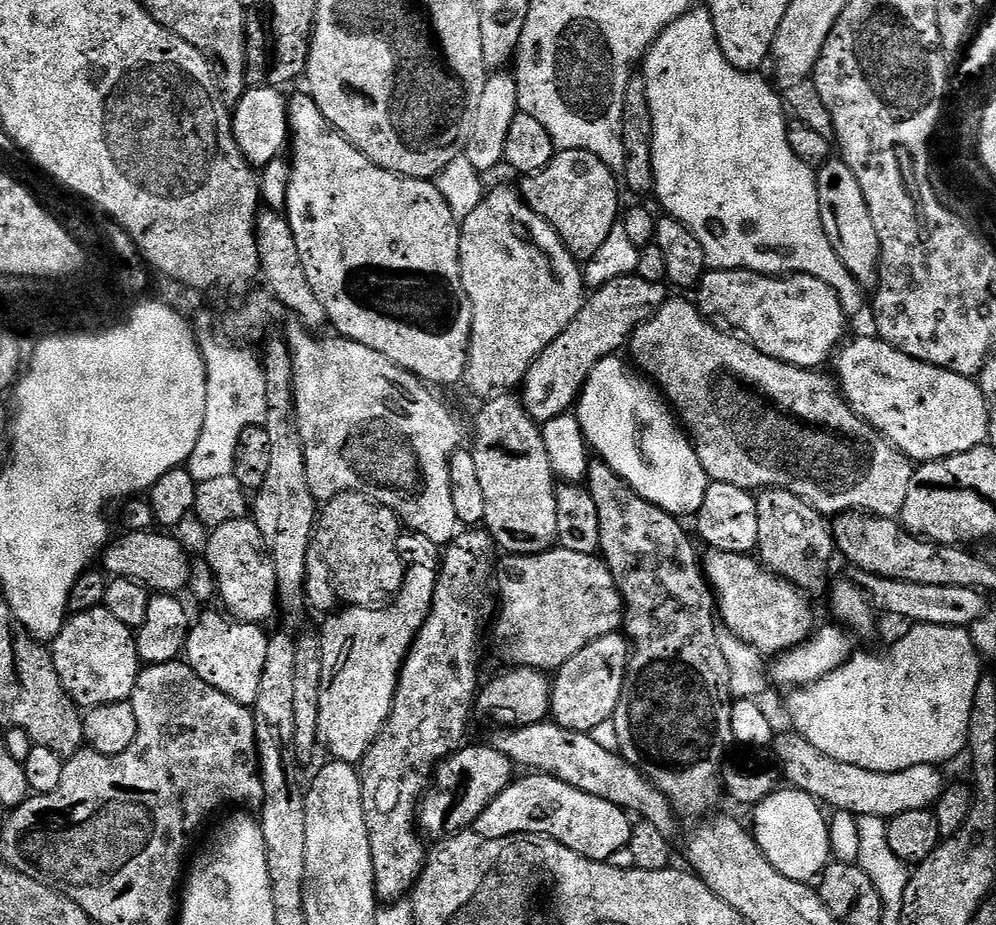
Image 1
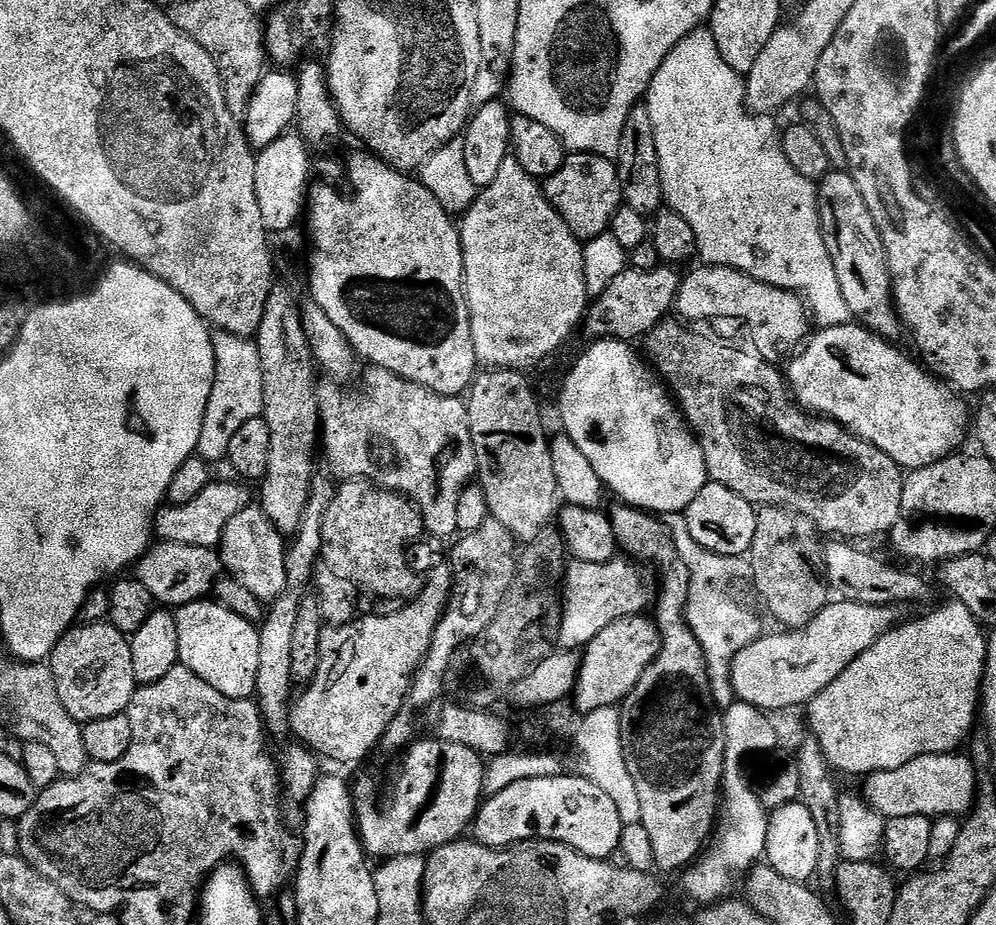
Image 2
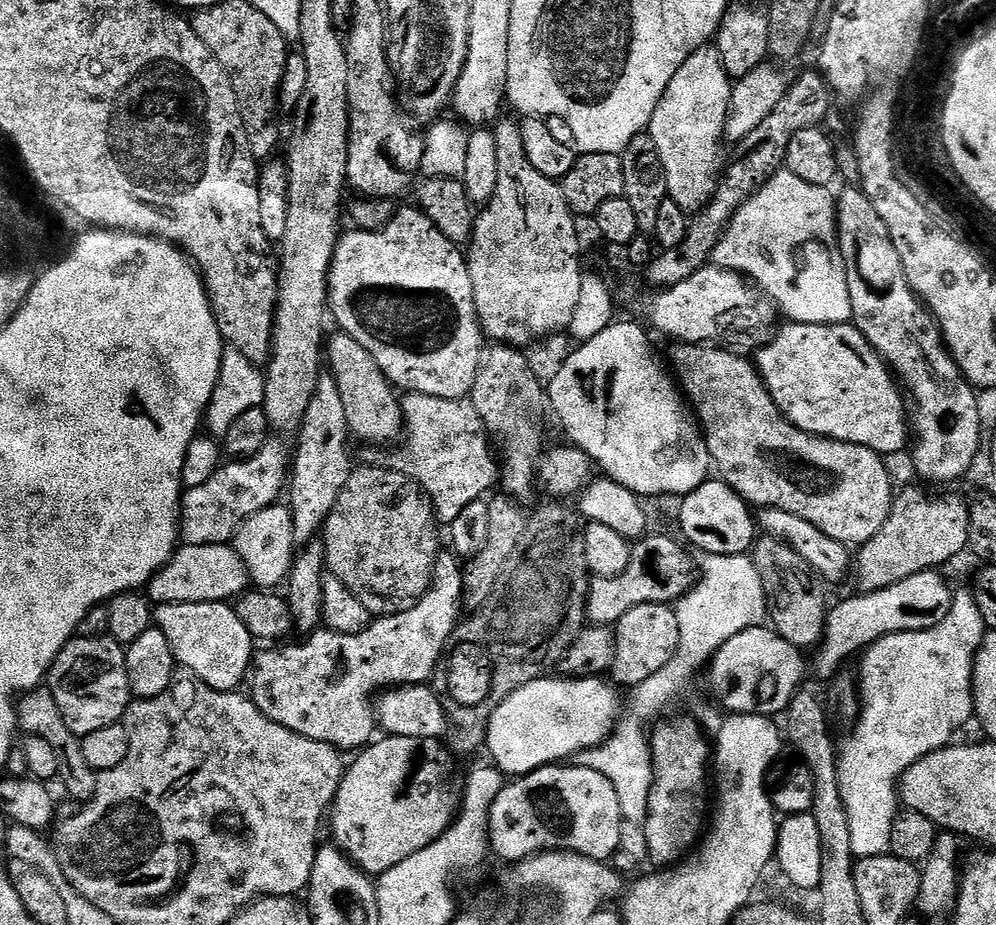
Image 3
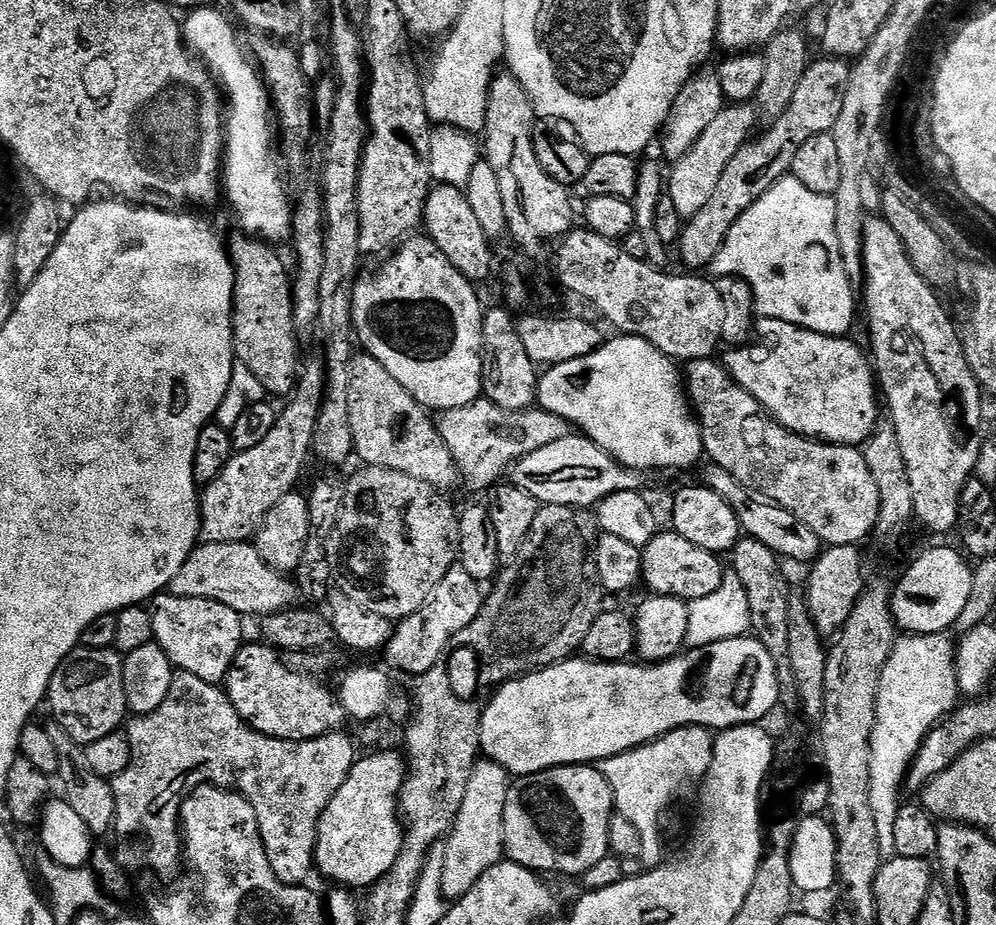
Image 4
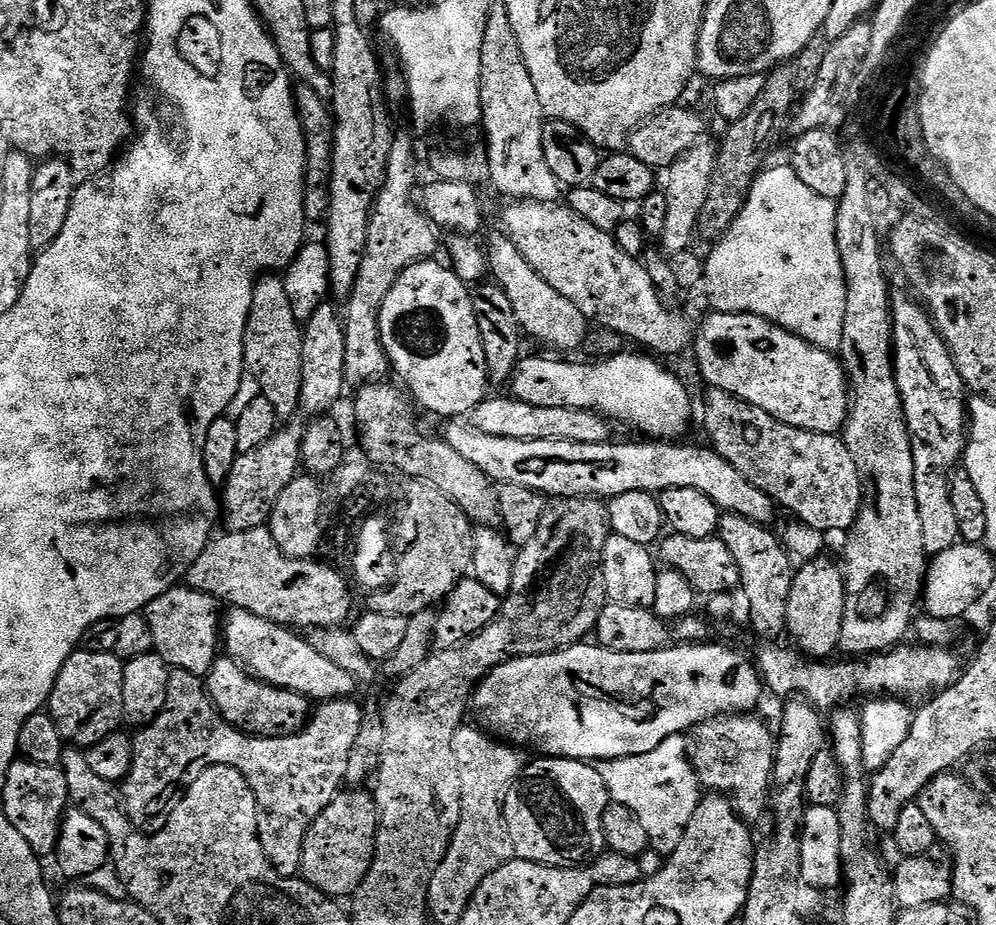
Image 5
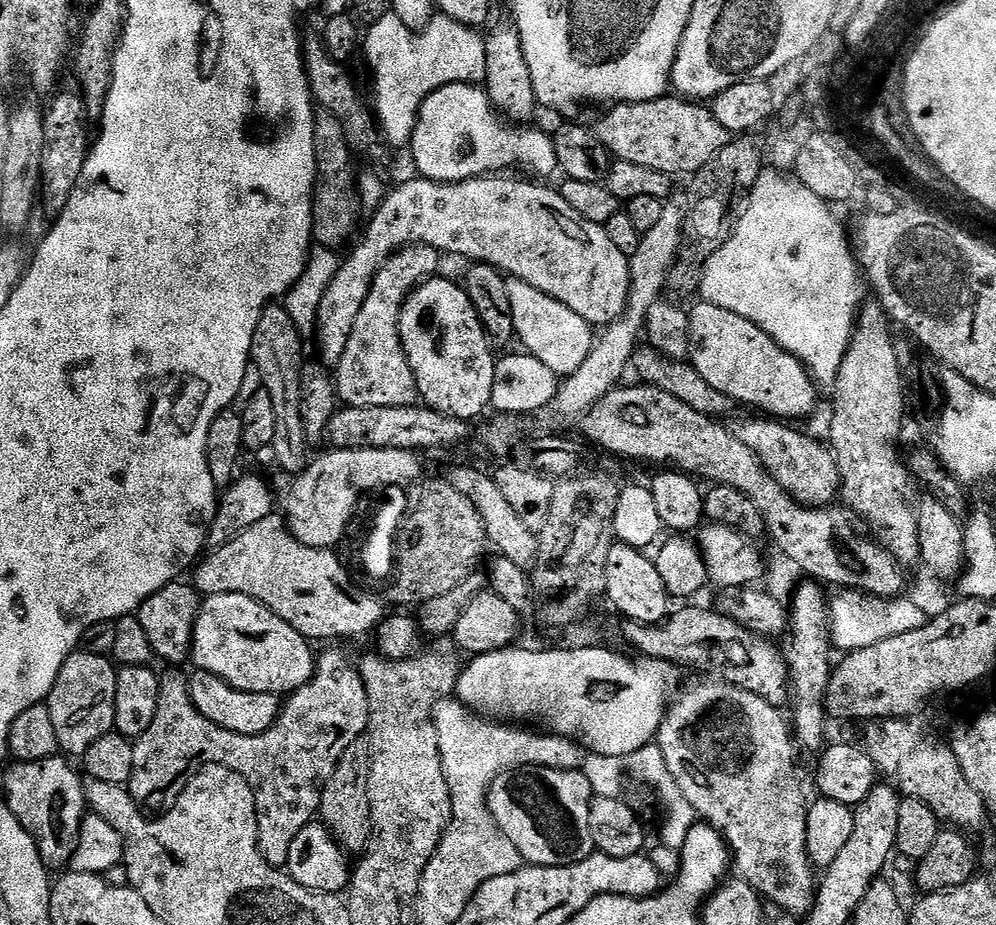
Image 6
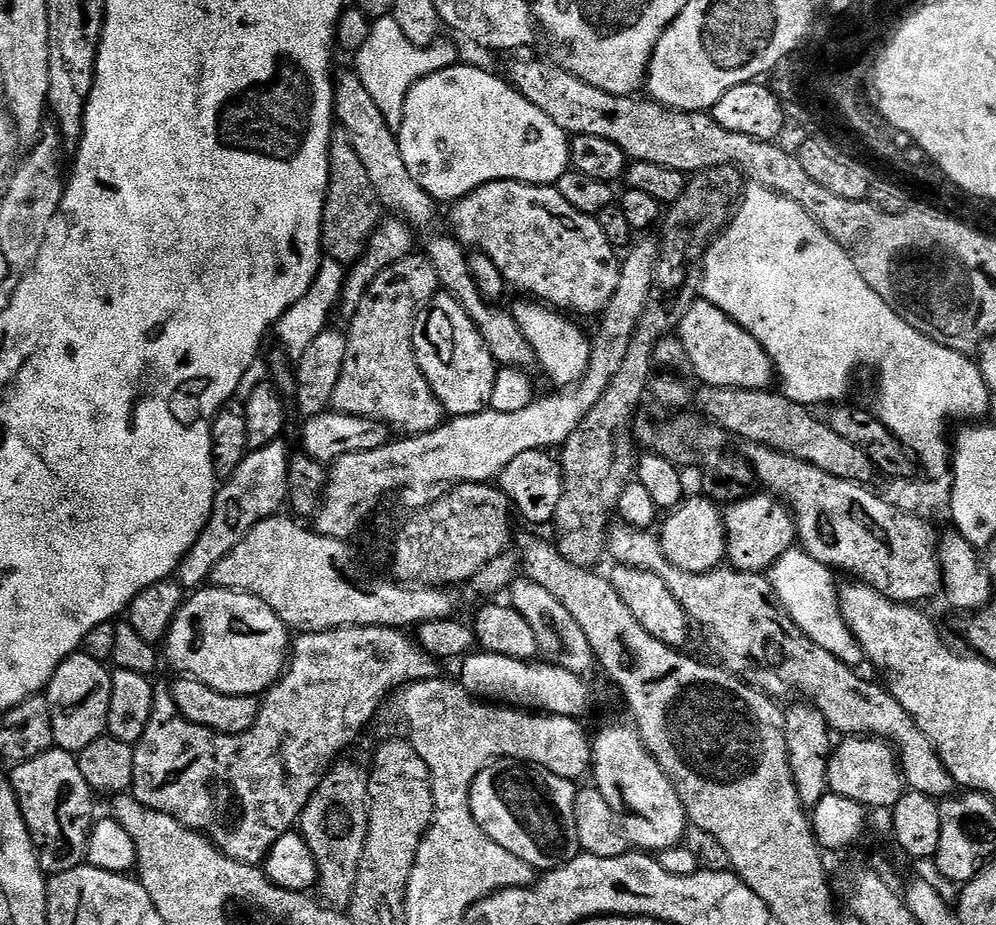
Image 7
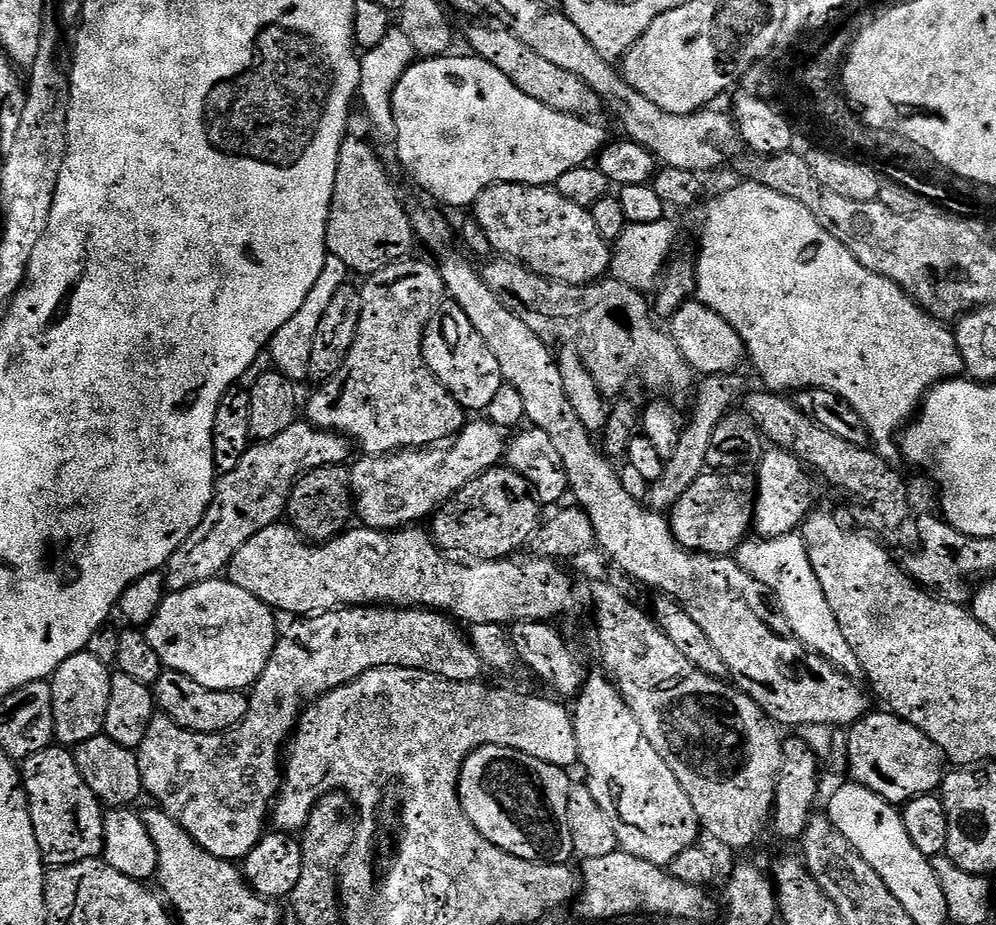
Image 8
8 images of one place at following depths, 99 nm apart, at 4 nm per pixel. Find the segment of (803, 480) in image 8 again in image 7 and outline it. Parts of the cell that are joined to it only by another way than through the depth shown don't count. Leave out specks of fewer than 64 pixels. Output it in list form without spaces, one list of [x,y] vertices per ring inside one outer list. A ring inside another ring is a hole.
[[[753,494],[746,500],[727,505],[724,529],[728,539],[727,563],[740,572],[767,573],[782,554],[797,543],[796,518],[777,497],[771,494]]]

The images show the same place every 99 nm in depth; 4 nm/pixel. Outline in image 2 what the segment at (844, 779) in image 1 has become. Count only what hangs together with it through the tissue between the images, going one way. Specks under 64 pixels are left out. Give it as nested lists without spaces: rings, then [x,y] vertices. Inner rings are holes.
[[[959,751],[942,754],[926,754],[922,758],[914,758],[914,762],[906,762],[906,766],[891,768],[885,772],[873,772],[863,781],[864,800],[885,821],[894,818],[911,818],[914,814],[939,818],[942,816],[967,817],[976,802],[976,781],[978,769],[967,755],[960,756]]]

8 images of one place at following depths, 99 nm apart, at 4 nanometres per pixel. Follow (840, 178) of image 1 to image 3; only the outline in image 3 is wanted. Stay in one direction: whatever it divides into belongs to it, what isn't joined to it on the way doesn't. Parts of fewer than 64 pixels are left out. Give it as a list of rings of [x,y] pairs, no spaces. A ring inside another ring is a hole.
[[[848,186],[843,190],[844,193],[836,196],[836,234],[838,256],[848,275],[852,320],[866,342],[870,342],[872,349],[892,369],[893,376],[902,385],[910,401],[910,428],[914,433],[912,464],[917,474],[925,480],[925,485],[952,484],[971,470],[980,452],[980,400],[976,397],[979,396],[977,389],[960,373],[960,367],[944,344],[944,336],[936,325],[936,319],[921,305],[910,282],[906,282],[902,258],[898,258],[898,250],[894,250],[886,222],[878,218],[870,198],[866,198],[864,191],[856,186]]]

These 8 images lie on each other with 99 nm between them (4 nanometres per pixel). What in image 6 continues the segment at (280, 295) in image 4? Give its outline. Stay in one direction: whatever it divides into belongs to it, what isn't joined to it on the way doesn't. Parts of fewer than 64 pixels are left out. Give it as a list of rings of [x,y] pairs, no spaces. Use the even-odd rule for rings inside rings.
[[[276,302],[268,305],[264,310],[263,316],[258,318],[258,326],[254,330],[254,338],[252,339],[252,354],[250,357],[251,367],[258,370],[262,390],[266,394],[270,394],[274,405],[275,429],[274,442],[272,443],[271,455],[276,455],[276,464],[284,472],[289,472],[289,477],[295,478],[300,473],[308,469],[310,463],[310,445],[306,438],[306,432],[302,430],[302,386],[300,385],[300,375],[304,372],[306,357],[304,357],[305,341],[300,335],[298,326],[294,326],[294,321],[290,318],[290,314],[286,314],[286,310]]]

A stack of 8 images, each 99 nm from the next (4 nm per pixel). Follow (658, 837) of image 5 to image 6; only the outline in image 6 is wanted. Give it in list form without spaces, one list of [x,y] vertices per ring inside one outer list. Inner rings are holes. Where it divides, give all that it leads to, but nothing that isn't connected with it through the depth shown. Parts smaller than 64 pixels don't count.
[[[650,743],[642,750],[638,750],[634,754],[625,757],[597,756],[595,754],[585,755],[582,771],[585,778],[590,782],[593,793],[596,796],[621,797],[626,782],[624,764],[638,779],[646,782],[660,792],[660,800],[666,808],[660,842],[666,846],[673,847],[674,849],[683,849],[686,842],[686,836],[696,823],[698,817],[696,811],[690,806],[690,802],[686,801],[686,796],[682,794],[682,790],[679,789],[678,784],[674,780],[674,776],[670,774],[666,762],[662,758],[662,750],[660,749],[659,743]]]

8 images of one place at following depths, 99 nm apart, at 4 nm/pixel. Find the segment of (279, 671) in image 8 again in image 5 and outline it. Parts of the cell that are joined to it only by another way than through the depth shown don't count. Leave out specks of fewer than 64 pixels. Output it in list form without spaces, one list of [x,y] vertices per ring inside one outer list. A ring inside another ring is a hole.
[[[181,668],[171,669],[168,673],[166,706],[158,714],[158,718],[154,718],[154,722],[143,725],[137,731],[140,733],[135,733],[132,742],[134,762],[130,766],[130,774],[122,782],[122,795],[124,805],[128,807],[128,817],[141,832],[160,832],[168,825],[172,811],[178,806],[181,796],[192,785],[196,775],[215,764],[225,764],[238,769],[246,782],[250,782],[256,808],[260,811],[260,841],[268,853],[268,861],[276,865],[278,874],[295,877],[300,870],[302,842],[306,842],[306,830],[310,830],[318,814],[322,814],[322,810],[330,806],[330,802],[345,783],[350,750],[354,747],[354,738],[358,735],[363,716],[361,705],[356,705],[354,701],[352,698],[341,698],[321,703],[317,707],[320,709],[311,713],[303,729],[290,736],[254,736],[241,732],[236,725],[228,724],[221,718],[201,677]]]

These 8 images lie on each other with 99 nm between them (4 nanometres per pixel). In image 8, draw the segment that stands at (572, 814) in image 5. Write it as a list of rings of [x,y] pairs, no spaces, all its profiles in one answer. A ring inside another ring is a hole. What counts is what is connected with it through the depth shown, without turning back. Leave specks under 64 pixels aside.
[[[482,746],[478,750],[474,750],[464,760],[464,764],[460,768],[460,807],[464,809],[464,817],[475,826],[476,829],[483,834],[490,842],[494,842],[494,846],[498,846],[502,850],[506,850],[506,854],[514,854],[514,858],[522,858],[526,862],[538,862],[539,864],[568,864],[574,856],[574,842],[570,838],[570,826],[566,826],[566,798],[568,791],[573,786],[573,781],[568,780],[569,773],[565,769],[547,764],[546,762],[538,762],[538,758],[530,758],[526,754],[522,754],[518,750],[510,750],[502,746]]]

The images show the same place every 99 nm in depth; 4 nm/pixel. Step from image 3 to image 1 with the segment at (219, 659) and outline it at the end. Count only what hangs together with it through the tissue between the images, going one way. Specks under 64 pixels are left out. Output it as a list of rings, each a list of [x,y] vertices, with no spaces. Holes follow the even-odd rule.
[[[223,611],[204,612],[195,617],[188,631],[186,662],[214,690],[222,690],[234,702],[254,706],[262,683],[262,670],[266,667],[269,633],[258,624],[246,624],[229,618]]]

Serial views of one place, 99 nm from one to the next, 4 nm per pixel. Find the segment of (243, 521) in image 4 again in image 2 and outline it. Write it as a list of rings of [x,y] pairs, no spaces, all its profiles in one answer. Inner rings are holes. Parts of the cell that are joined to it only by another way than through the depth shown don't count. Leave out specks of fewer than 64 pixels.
[[[213,482],[208,484],[206,490],[202,490],[202,494],[198,494],[198,498],[193,498],[191,502],[161,507],[160,511],[156,513],[155,539],[178,546],[219,549],[222,534],[226,530],[226,526],[230,526],[230,518],[234,518],[234,514],[238,514],[250,504],[248,492],[244,489],[247,487],[243,483],[235,483]]]

